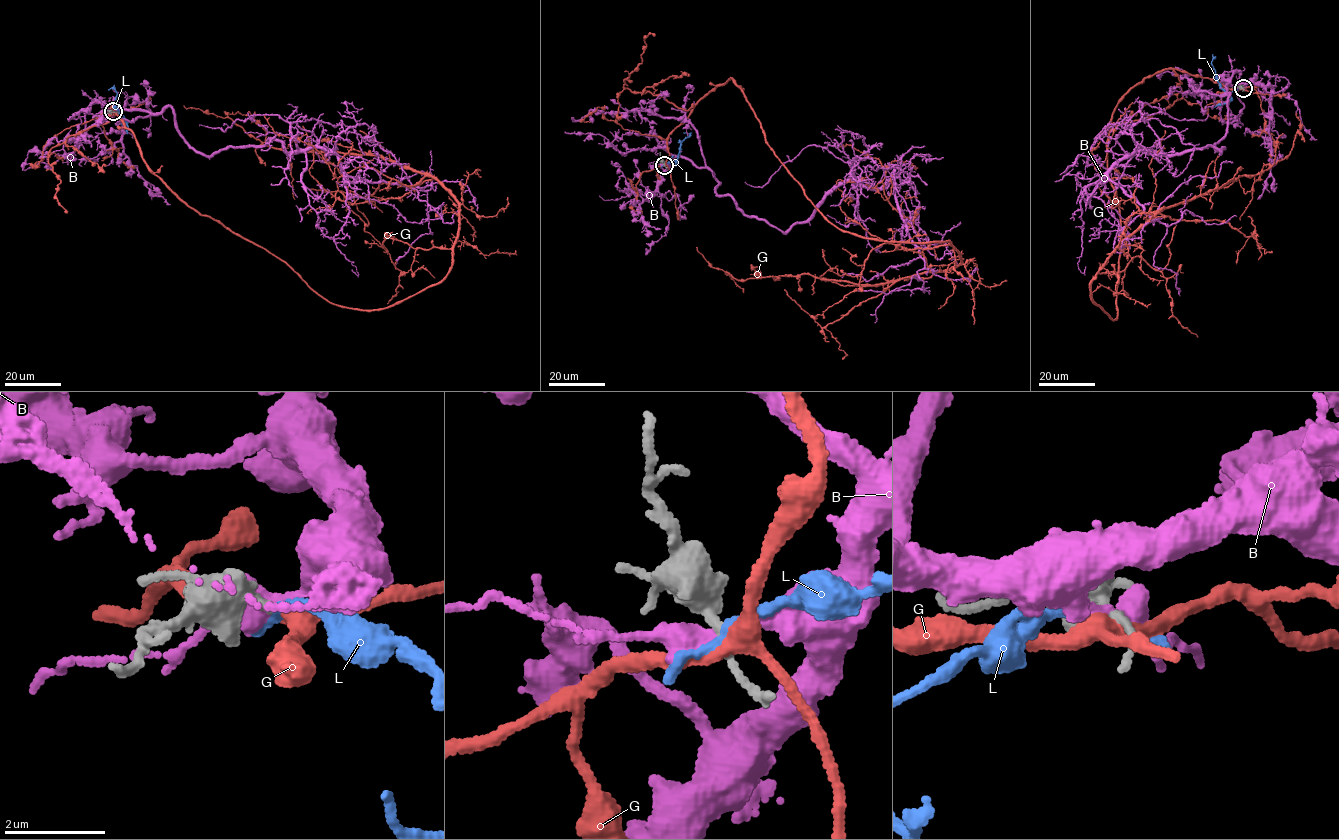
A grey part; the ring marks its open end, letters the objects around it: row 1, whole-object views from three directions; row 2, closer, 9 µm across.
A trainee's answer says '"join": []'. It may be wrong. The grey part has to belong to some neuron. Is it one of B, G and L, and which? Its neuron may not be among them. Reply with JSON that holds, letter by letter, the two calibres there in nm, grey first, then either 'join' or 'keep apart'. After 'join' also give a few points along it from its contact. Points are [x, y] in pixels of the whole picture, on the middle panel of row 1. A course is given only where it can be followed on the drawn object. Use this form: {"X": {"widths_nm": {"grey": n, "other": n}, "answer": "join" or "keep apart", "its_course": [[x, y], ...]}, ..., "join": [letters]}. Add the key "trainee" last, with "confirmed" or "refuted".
{"B": {"widths_nm": {"grey": 260, "other": 360}, "answer": "keep apart"}, "G": {"widths_nm": {"grey": 180, "other": 280}, "answer": "keep apart"}, "L": {"widths_nm": {"grey": 240, "other": 150}, "answer": "keep apart"}, "join": [], "trainee": "confirmed"}

